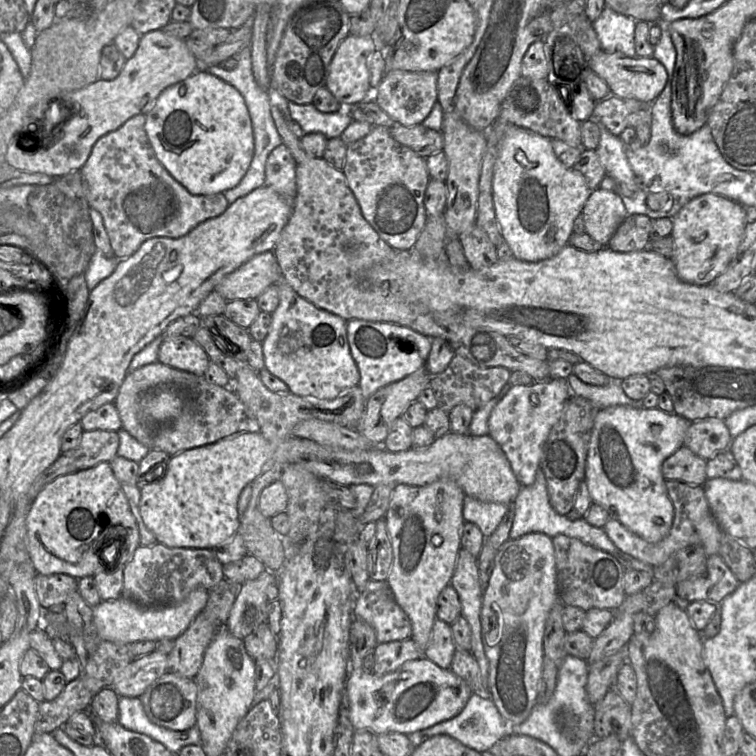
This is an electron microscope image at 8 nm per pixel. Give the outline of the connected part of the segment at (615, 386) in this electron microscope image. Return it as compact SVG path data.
M571 374L567 379L573 396L589 400L597 409L616 405L641 406L641 402L629 398L620 385L620 381L610 380L604 386L586 384Z

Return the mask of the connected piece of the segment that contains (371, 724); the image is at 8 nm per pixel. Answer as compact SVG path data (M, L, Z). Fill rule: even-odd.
M354 618L349 638L351 674L346 687L350 721L355 730L368 729L376 735L390 732L408 735L461 713L473 691L450 669L442 669L424 656L407 661L396 671L383 676L365 671L362 660L377 644L374 628L367 622Z

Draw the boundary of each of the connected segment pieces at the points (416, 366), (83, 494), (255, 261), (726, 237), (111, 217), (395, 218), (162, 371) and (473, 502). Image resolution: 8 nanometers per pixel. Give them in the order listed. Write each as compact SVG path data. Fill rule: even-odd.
M352 319L347 321L347 338L360 373L358 387L366 400L379 389L425 368L431 350L429 337L392 323Z
M109 462L57 477L38 493L26 516L28 552L37 574L63 573L77 580L85 576L94 577L103 571L101 552L119 543L121 536L123 538L123 534L116 538L112 533L112 538L98 552L98 560L93 560L98 534L112 525L121 530L130 528L133 547L137 549L141 546L138 524Z
M274 251L253 256L235 271L227 274L215 287L226 301L257 299L269 286L281 279Z
M706 193L687 202L672 218L674 251L671 260L677 276L688 284L710 285L735 257L750 222L746 208L715 193Z
M146 115L133 116L117 130L99 138L80 169L86 199L89 206L101 214L114 256L119 260L131 256L150 238L180 238L200 223L220 216L230 205L223 193L193 195L179 183L157 159L145 130L145 122Z
M376 125L367 136L348 145L342 172L359 204L363 217L378 235L397 252L412 250L428 220L424 197L431 178L426 159L397 142L391 136L389 128Z
M155 362L126 375L114 401L122 428L141 444L153 449L154 432L174 421L182 412L184 402L195 392L198 377Z
M466 496L463 504L463 519L476 525L485 538L488 538L499 525L509 506L495 502L484 502Z

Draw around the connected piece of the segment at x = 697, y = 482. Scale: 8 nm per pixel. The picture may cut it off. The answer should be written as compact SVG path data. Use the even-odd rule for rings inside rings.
M682 446L663 462L662 474L665 480L677 480L692 486L702 486L708 479L706 464L706 459Z

